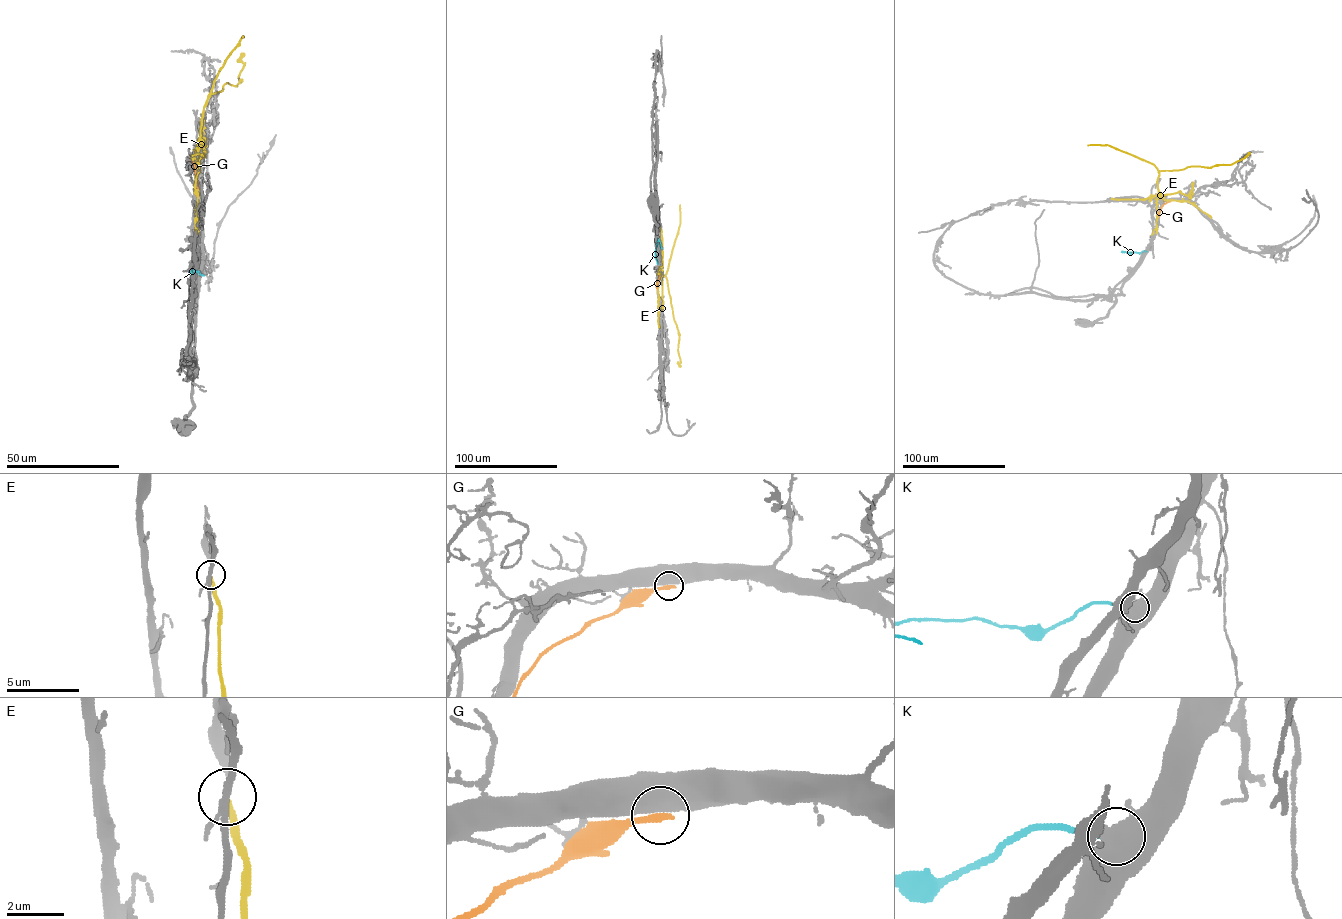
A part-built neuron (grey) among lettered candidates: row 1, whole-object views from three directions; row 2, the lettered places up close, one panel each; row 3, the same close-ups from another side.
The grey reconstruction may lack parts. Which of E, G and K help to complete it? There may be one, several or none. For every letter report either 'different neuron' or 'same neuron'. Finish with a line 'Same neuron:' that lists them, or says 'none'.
E: different neuron
G: different neuron
K: different neuron
Same neuron: none

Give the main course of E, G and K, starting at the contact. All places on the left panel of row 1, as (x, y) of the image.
E: (201, 154), (205, 155), (200, 131), (206, 101), (226, 83), (236, 86), (241, 80), (244, 53)
G: (193, 157), (198, 184), (195, 196)
K: (193, 270), (189, 273), (194, 270), (203, 275)

